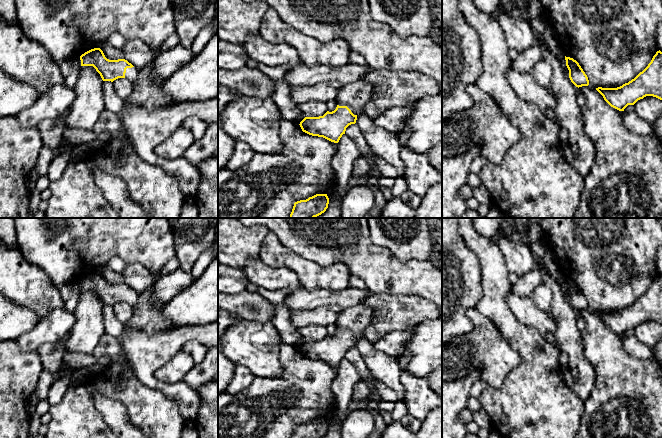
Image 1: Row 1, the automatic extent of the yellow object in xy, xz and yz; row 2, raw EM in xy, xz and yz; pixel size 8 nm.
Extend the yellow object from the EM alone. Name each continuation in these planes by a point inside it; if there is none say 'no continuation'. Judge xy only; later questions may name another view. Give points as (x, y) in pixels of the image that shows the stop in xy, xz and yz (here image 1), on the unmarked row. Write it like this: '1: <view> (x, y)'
1: xy (131, 298)

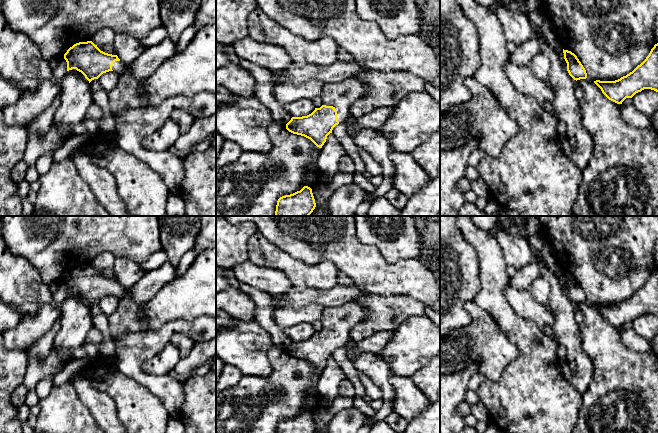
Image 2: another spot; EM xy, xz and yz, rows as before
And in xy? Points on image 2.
1: xy (118, 290)

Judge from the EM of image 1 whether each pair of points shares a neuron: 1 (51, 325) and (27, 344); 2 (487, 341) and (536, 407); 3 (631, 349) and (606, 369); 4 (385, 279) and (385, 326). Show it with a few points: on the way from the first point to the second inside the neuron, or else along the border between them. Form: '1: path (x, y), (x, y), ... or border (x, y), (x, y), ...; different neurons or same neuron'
1: path (45, 331), (33, 340); same neuron
2: border (516, 349), (520, 362), (501, 386), (493, 388); different neurons
3: border (621, 335), (623, 348), (630, 355), (650, 358); different neurons
4: border (370, 291), (408, 295); different neurons

